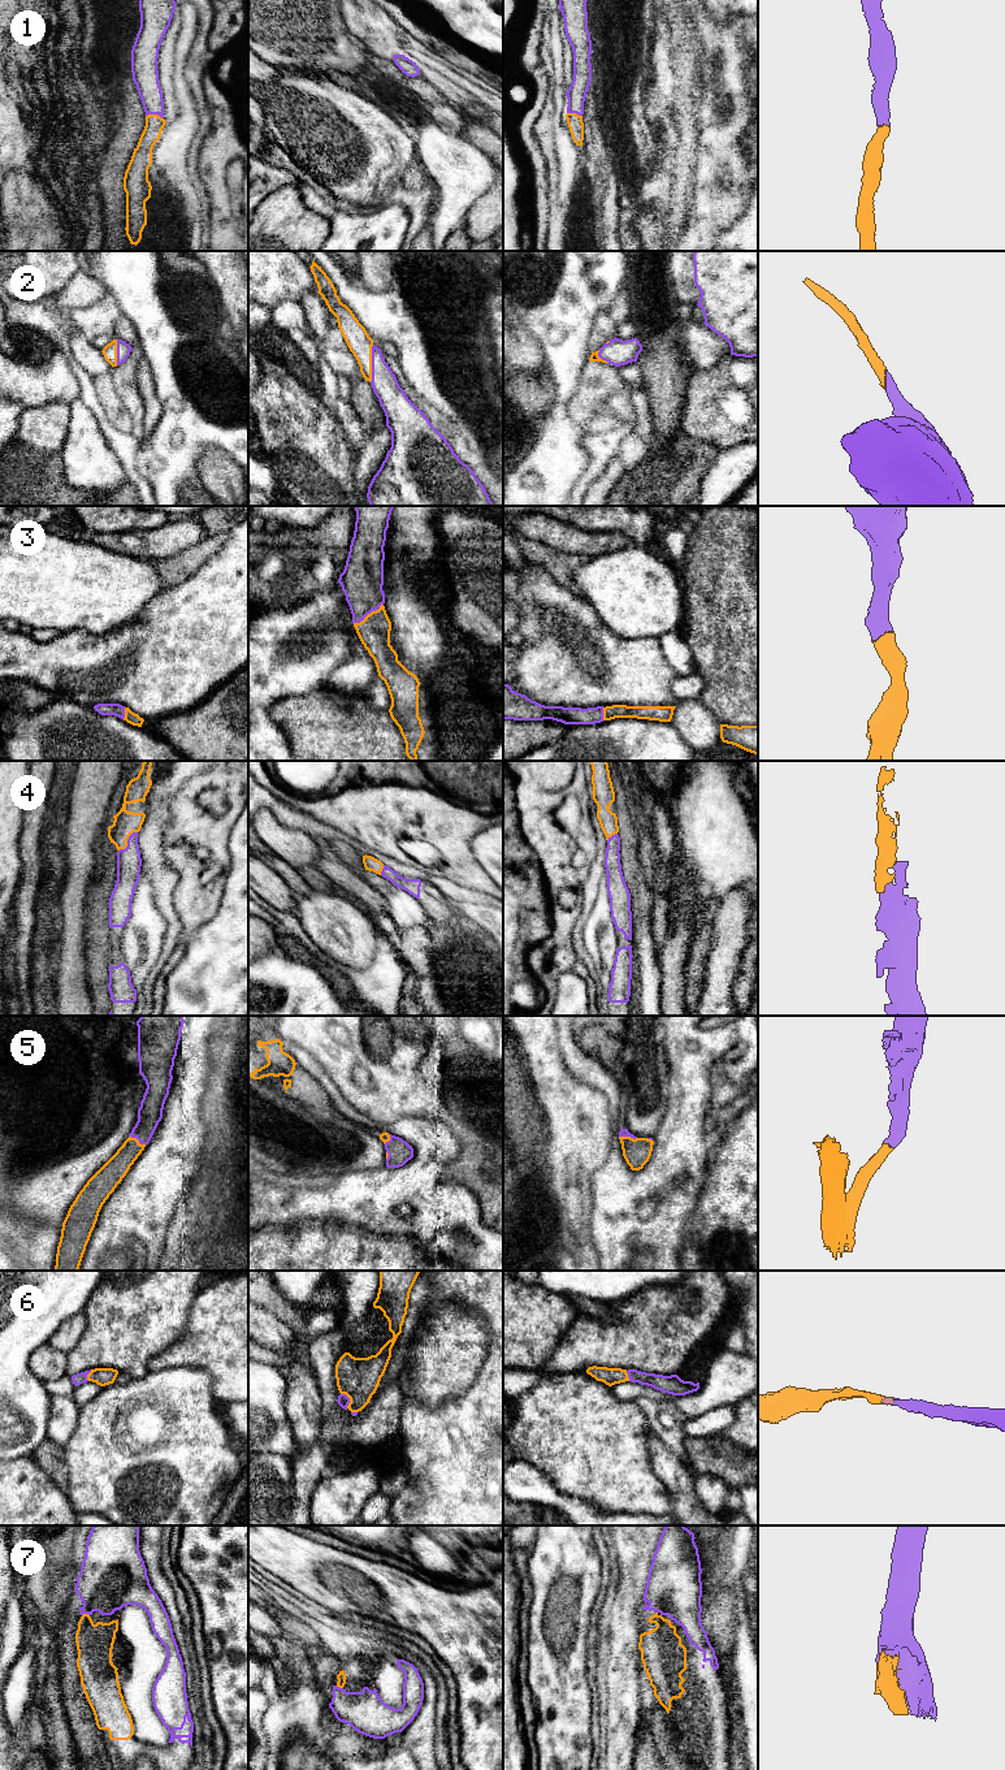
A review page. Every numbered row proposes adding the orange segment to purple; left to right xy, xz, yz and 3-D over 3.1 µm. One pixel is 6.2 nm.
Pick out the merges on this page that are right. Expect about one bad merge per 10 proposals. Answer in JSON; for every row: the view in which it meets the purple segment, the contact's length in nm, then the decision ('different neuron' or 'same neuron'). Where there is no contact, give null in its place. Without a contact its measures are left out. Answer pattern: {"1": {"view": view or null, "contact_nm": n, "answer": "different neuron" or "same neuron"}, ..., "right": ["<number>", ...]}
{"1": {"view": "xy", "contact_nm": 110, "answer": "same neuron"}, "2": {"view": "xz", "contact_nm": 240, "answer": "same neuron"}, "3": {"view": "xz", "contact_nm": 220, "answer": "same neuron"}, "4": {"view": "xy", "contact_nm": 170, "answer": "same neuron"}, "5": {"view": "xy", "contact_nm": 120, "answer": "same neuron"}, "6": {"view": "xz", "contact_nm": 100, "answer": "same neuron"}, "7": {"view": "xy", "contact_nm": 50, "answer": "same neuron"}, "right": ["1", "2", "3", "4", "5", "6", "7"]}

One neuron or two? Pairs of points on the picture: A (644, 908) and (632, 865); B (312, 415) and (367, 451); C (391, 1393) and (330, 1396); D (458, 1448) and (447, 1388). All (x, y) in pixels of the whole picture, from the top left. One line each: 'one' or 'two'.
A: one
B: two
C: one
D: two

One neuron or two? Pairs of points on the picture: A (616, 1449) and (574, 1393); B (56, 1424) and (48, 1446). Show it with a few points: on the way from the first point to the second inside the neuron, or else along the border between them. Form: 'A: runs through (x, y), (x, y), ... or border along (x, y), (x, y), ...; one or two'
A: runs through (602, 1435), (575, 1407); one
B: border along (48, 1437), (63, 1448); two

